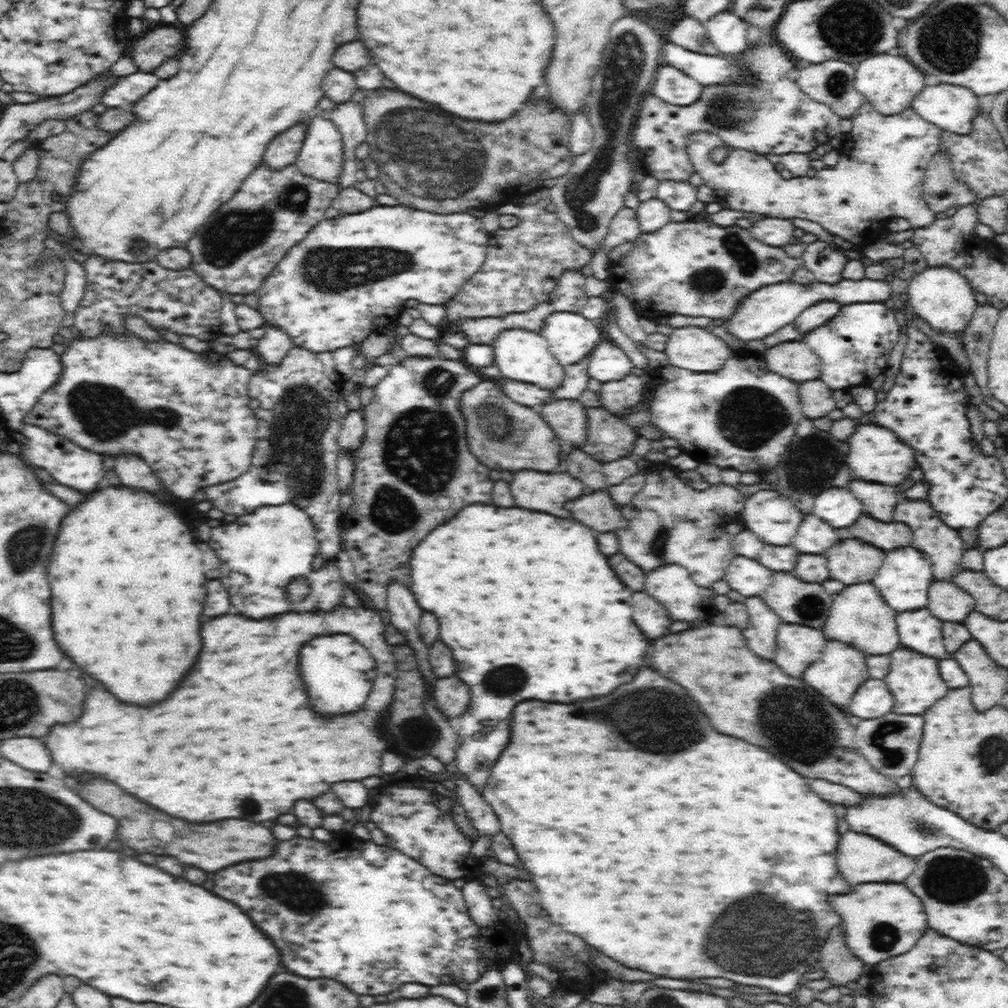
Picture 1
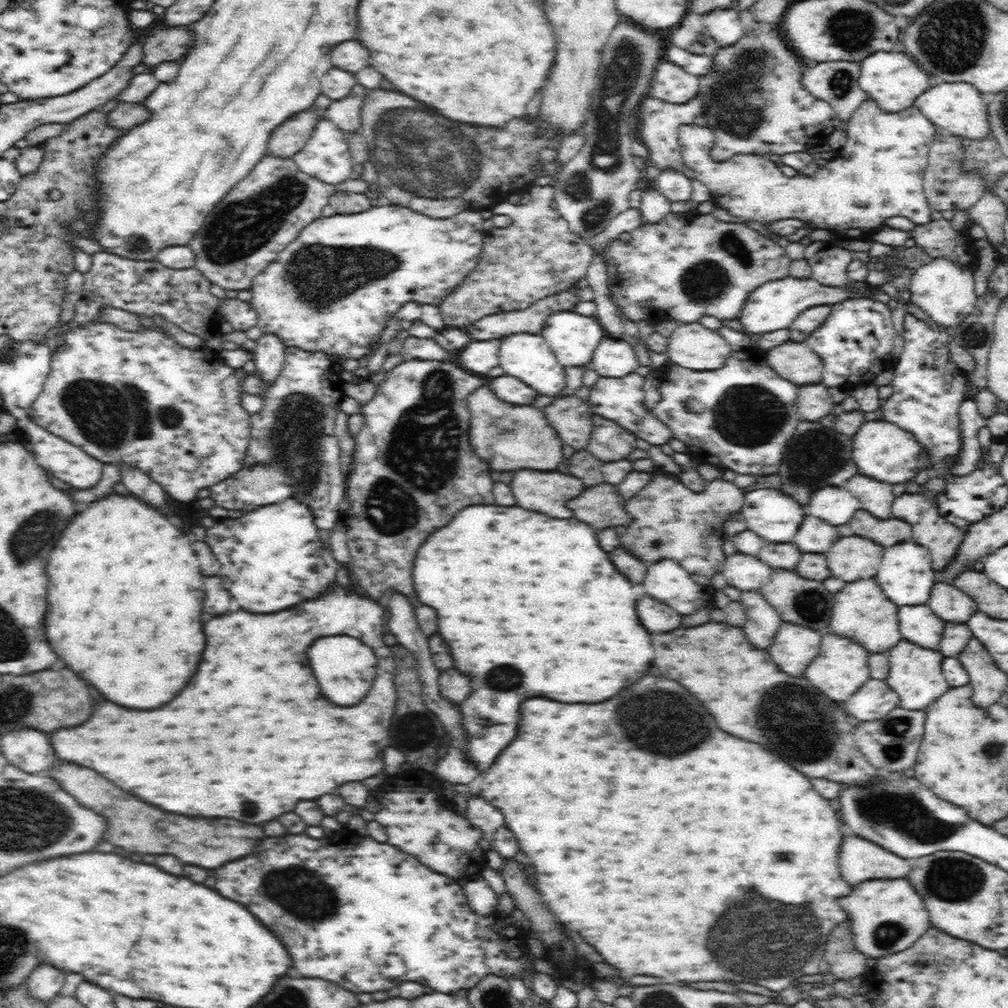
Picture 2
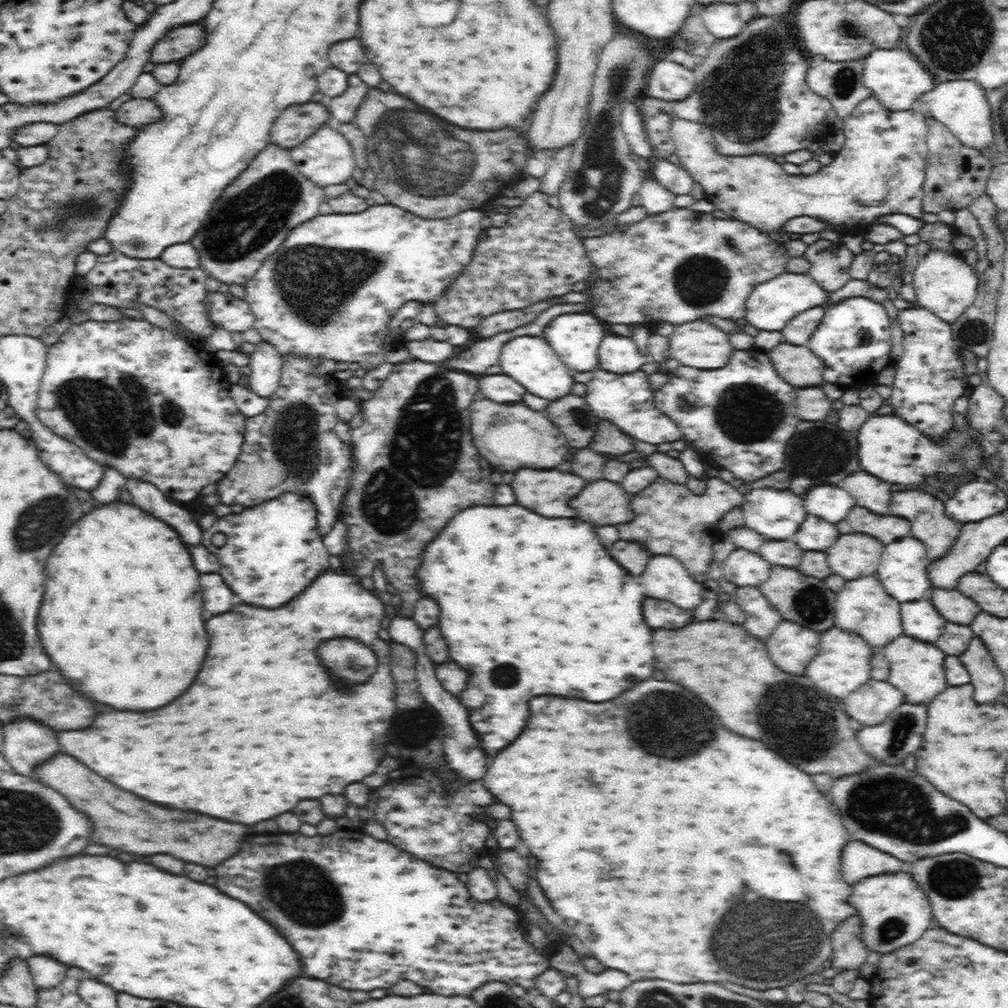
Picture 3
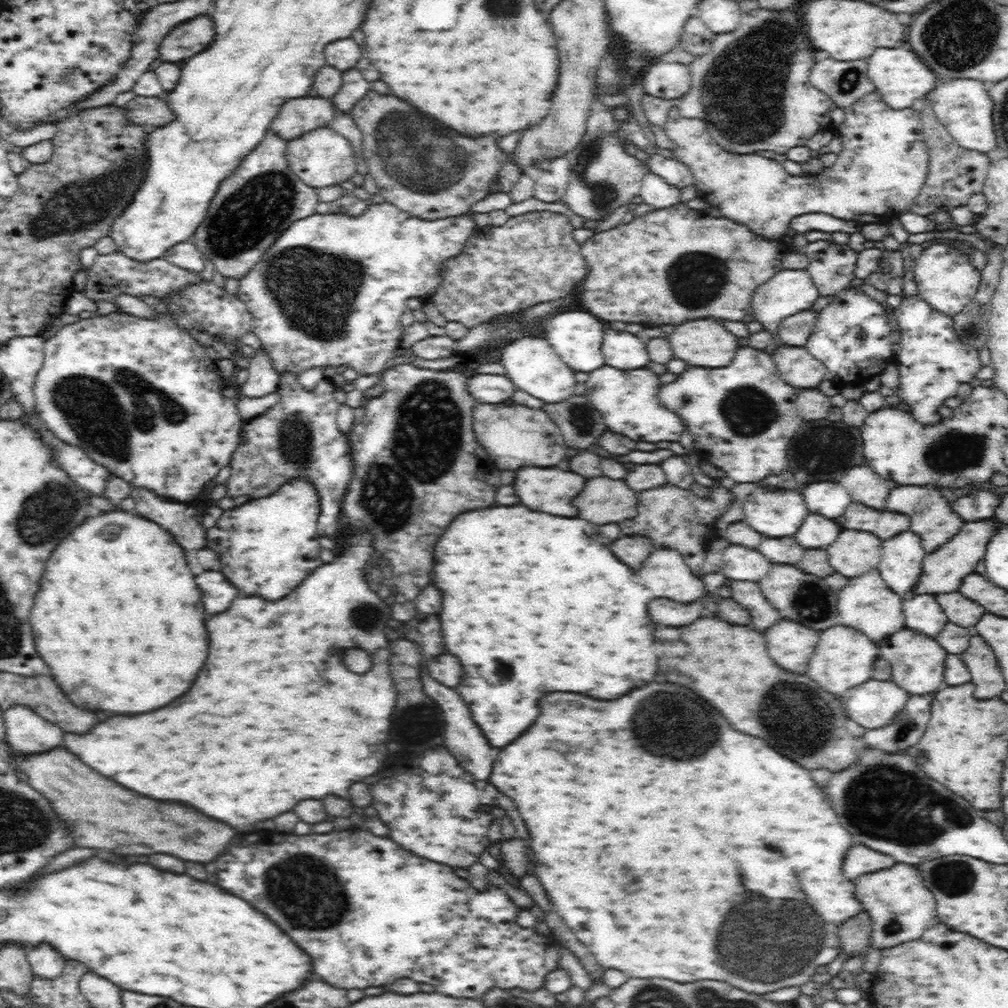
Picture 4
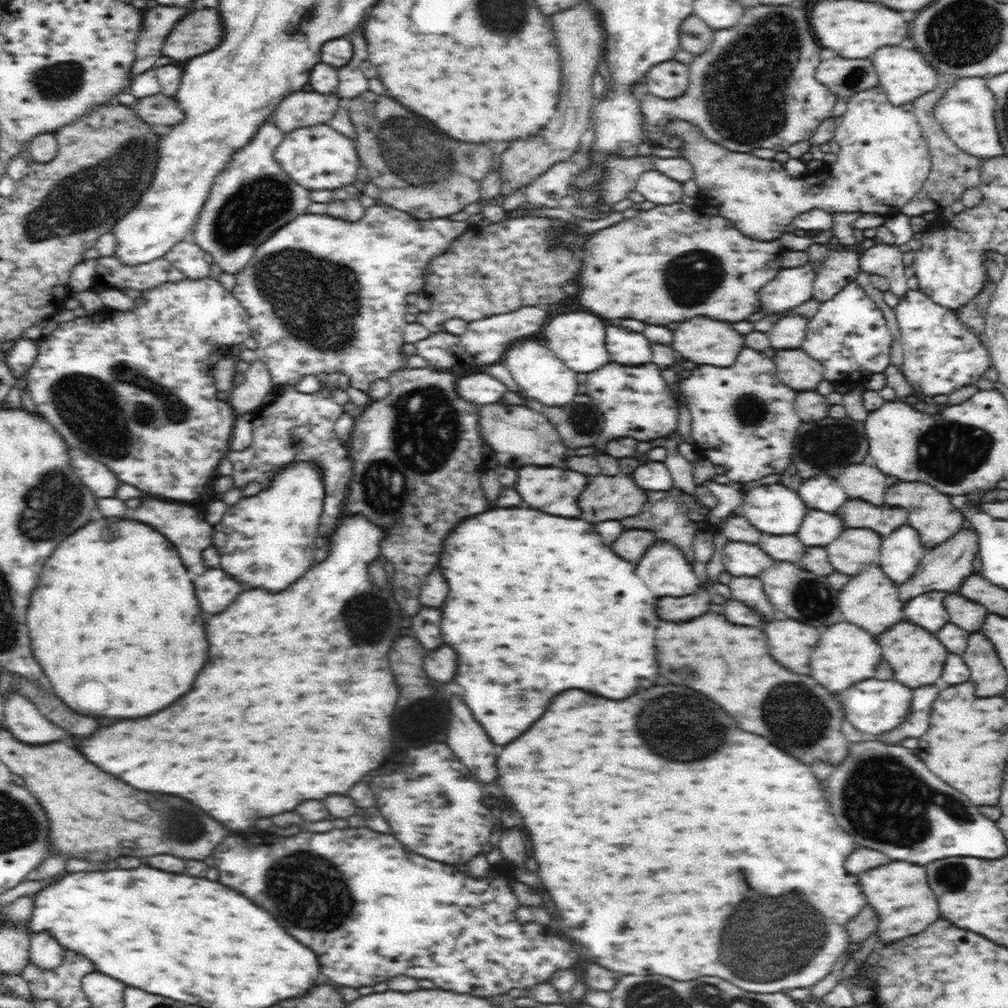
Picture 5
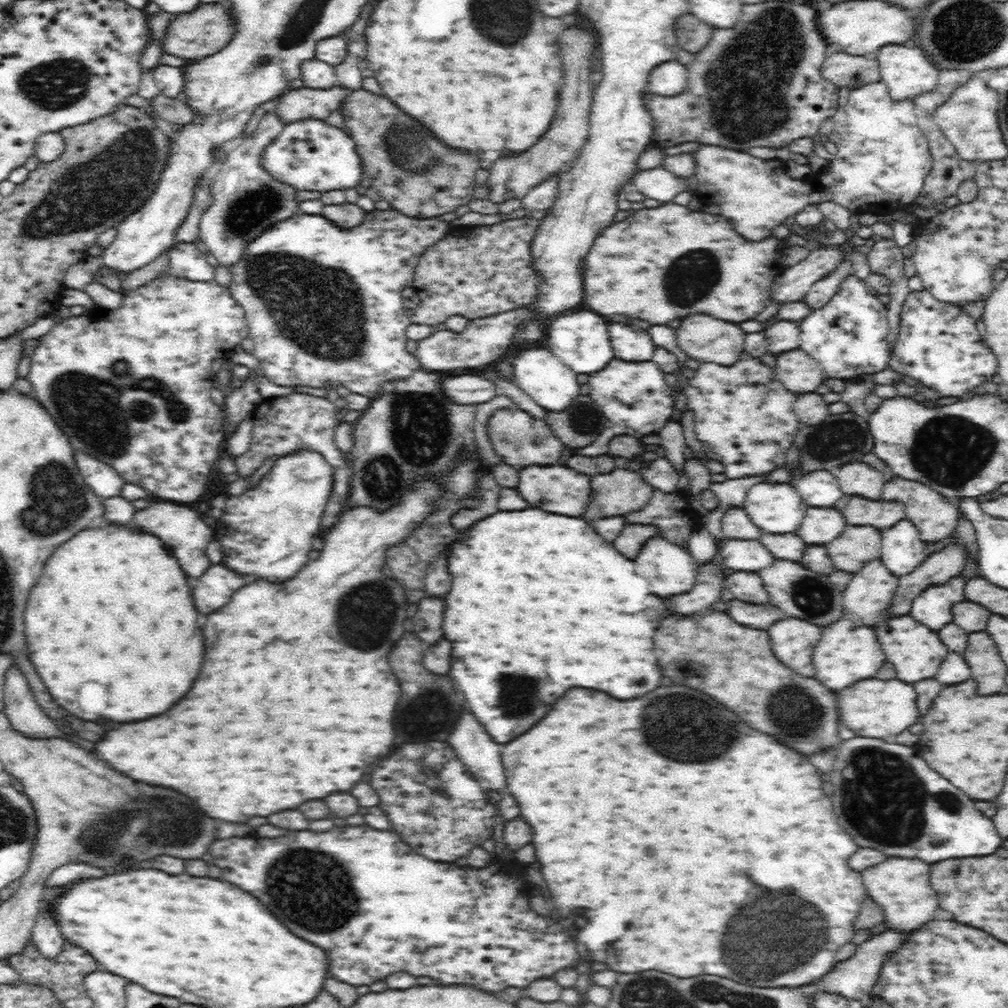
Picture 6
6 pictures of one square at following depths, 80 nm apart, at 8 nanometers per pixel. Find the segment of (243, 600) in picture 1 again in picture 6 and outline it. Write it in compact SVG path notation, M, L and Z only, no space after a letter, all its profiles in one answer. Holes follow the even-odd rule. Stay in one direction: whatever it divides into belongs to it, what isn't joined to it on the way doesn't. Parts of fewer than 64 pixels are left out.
M300 450L275 460L256 488L248 488L238 496L226 496L223 515L217 519L214 532L224 550L224 564L240 574L284 582L292 578L306 562L312 540L320 532L322 514L332 492L332 476L328 463L320 454ZM236 534L266 534L266 540L244 540L236 546Z

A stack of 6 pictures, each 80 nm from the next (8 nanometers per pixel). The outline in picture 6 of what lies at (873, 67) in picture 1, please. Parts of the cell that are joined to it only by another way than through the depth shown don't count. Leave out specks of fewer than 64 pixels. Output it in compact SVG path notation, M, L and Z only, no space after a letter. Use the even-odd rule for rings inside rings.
M886 45L874 54L880 69L881 82L888 87L888 94L895 102L913 99L915 96L932 92L938 84L939 71L936 65L928 60L926 53L920 48L906 48L906 46Z

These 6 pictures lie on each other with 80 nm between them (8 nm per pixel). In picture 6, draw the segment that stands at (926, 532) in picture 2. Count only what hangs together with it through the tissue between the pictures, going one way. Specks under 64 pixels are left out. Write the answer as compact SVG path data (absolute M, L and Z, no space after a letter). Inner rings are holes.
M892 478L892 480L888 480L888 488L884 488L882 498L884 500L900 500L900 502L904 502L908 520L918 527L920 538L925 543L938 542L956 530L959 513L956 504L943 494L936 492L936 489L928 488L922 482L910 482L910 480Z

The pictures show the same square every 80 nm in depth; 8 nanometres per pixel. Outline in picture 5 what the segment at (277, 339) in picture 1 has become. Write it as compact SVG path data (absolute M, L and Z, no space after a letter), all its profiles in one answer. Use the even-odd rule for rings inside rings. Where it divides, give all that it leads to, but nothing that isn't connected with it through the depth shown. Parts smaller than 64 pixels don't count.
M261 360L249 364L248 370L244 373L244 382L238 388L232 389L232 398L228 404L234 408L236 415L253 413L264 397L274 393L278 386L272 382L266 365Z

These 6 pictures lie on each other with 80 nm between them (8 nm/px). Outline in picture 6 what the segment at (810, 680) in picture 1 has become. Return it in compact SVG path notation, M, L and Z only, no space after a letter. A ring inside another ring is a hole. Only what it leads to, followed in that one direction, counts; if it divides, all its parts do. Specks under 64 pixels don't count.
M838 620L836 624L822 628L822 638L820 644L816 644L812 662L816 668L816 678L826 688L842 690L846 686L852 686L852 682L872 678L884 664L884 656L882 646L878 644L878 638L872 628L858 626L852 620Z

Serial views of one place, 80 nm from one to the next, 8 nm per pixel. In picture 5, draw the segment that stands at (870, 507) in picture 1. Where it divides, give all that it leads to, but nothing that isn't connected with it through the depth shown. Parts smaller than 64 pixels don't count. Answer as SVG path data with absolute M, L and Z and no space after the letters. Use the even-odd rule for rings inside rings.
M856 464L856 466L846 466L840 472L842 474L838 476L838 482L850 498L862 498L876 506L884 504L884 494L888 484L886 476L878 468Z

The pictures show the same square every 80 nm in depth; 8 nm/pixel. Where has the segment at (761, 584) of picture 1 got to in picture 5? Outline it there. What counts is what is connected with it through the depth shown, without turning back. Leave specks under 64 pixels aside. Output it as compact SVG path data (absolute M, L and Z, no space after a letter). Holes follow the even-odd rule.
M732 542L724 546L722 563L734 577L756 576L773 565L774 559L759 544Z

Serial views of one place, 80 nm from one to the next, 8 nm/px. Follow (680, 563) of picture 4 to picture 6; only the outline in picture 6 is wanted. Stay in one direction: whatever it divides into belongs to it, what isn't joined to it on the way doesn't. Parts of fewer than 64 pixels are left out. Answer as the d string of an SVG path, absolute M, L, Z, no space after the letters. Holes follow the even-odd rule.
M660 536L650 538L642 546L640 556L634 562L636 562L636 576L642 578L642 580L646 580L648 590L654 596L660 596L666 602L666 610L668 609L667 602L670 598L676 596L676 594L690 592L694 588L697 568L700 565L686 547L672 544L668 540L664 540L664 538L660 538Z

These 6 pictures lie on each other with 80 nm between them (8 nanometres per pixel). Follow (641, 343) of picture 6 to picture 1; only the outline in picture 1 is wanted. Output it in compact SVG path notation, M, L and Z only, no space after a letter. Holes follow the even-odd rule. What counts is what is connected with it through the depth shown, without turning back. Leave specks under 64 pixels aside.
M610 340L601 342L588 356L588 378L602 383L622 380L630 375L634 363L630 357Z

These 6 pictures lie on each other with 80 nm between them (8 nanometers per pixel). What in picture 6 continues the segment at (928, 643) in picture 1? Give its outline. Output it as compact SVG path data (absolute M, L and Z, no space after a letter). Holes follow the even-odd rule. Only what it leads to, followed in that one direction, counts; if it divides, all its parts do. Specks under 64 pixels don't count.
M952 578L944 586L930 586L922 591L912 602L910 616L937 632L944 624L952 622L952 604L962 600L964 580Z

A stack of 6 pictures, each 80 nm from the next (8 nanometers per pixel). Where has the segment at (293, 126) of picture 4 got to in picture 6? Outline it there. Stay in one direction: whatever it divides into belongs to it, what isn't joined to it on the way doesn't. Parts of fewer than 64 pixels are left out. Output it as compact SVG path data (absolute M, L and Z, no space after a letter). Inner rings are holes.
M340 84L327 89L306 86L292 89L292 92L278 100L274 113L285 126L304 119L325 120L332 111L340 108L351 91Z

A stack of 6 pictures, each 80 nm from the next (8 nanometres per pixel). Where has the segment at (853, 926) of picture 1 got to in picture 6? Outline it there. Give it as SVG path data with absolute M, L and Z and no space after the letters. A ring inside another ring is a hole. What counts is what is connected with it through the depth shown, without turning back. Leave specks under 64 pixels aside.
M888 858L884 864L878 864L876 868L868 868L868 872L862 872L863 886L868 890L866 894L878 907L882 906L888 928L916 930L916 926L933 920L939 902L934 887L930 884L928 868L930 864L920 864L920 860Z

